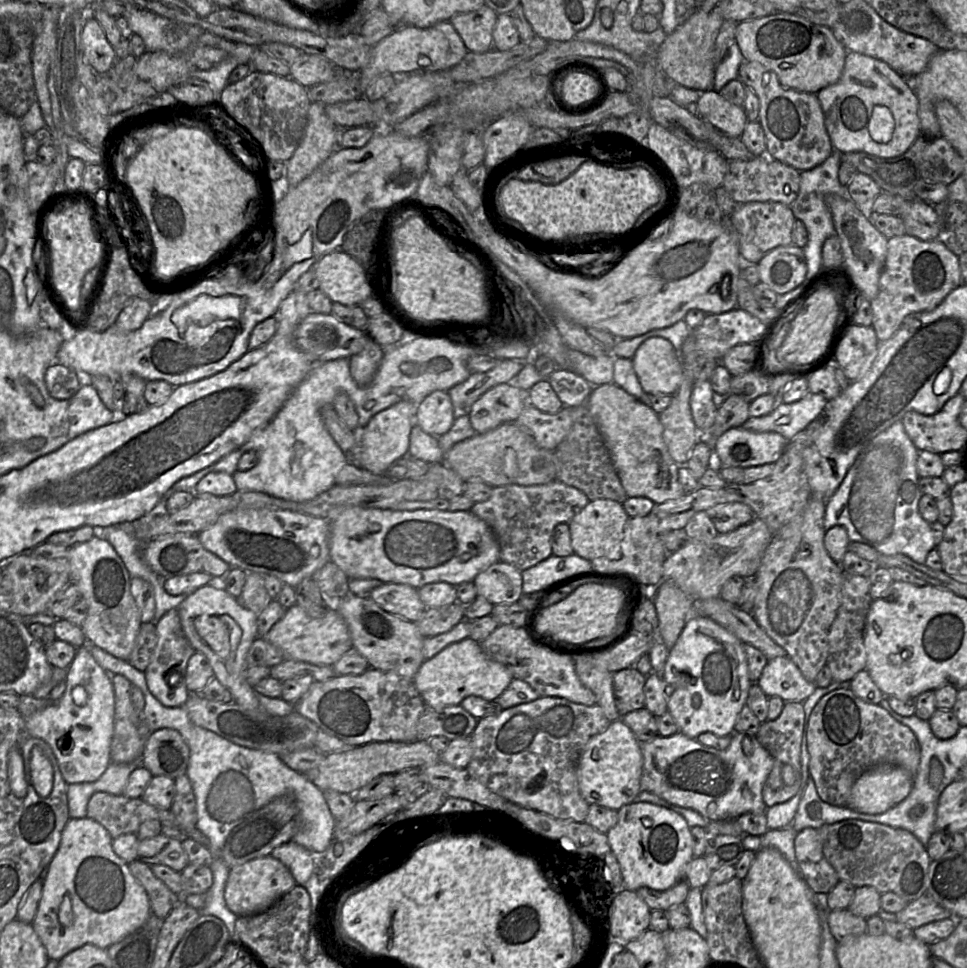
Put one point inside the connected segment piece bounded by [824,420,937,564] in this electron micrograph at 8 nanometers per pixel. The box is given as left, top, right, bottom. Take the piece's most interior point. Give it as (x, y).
(877, 502)

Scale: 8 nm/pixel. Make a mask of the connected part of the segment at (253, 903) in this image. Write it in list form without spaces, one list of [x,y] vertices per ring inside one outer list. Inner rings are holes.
[[[269,855],[230,868],[224,899],[228,909],[238,917],[252,916],[267,911],[295,886],[296,882],[290,870]]]

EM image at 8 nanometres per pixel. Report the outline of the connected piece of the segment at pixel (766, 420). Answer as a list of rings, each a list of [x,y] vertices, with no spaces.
[[[809,391],[796,402],[777,402],[771,413],[750,417],[742,427],[755,432],[777,432],[790,441],[817,418],[826,403],[823,396]]]

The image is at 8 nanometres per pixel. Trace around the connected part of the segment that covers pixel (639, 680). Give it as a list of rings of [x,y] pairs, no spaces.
[[[635,667],[613,673],[614,702],[621,716],[645,707],[646,677]]]

